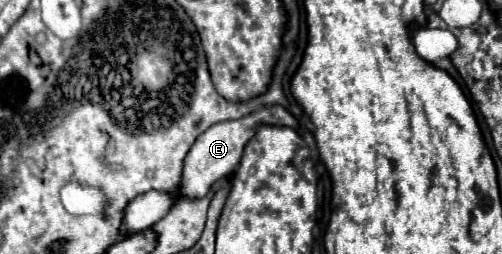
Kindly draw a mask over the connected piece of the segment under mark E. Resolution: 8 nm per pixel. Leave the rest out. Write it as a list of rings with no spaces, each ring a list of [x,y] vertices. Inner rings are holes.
[[[264,106],[244,118],[238,120],[226,120],[226,122],[218,122],[216,126],[210,126],[204,134],[200,134],[194,142],[194,146],[190,148],[186,162],[184,162],[184,174],[182,174],[182,188],[178,194],[184,194],[188,198],[202,198],[208,194],[210,186],[236,172],[242,152],[248,144],[248,140],[256,134],[256,130],[264,124],[276,124],[276,126],[290,126],[296,128],[298,122],[294,120],[294,116],[290,116],[290,112],[284,106]]]

